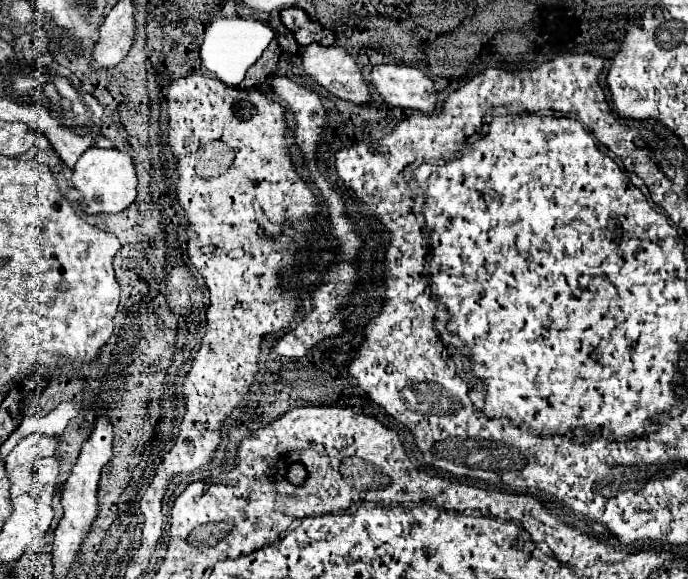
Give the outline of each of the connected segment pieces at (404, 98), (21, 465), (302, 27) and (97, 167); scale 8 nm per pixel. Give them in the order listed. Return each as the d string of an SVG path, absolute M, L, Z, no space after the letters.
M375 65L371 87L387 105L399 109L431 113L437 103L433 81L409 65Z
M39 435L23 437L5 459L5 471L11 481L9 495L17 497L27 493L33 485L33 475L31 475L33 463L41 457L55 455L55 451L57 451L57 439L53 437L47 435L41 435L41 439Z
M299 7L283 9L281 11L281 21L295 35L299 45L309 45L309 43L331 45L335 41L331 31L327 31L319 23L311 21L309 15L303 9L299 9Z
M87 149L77 165L73 167L73 187L81 193L81 205L85 207L85 215L99 215L99 213L119 213L127 205L131 205L137 197L137 175L133 169L133 159L117 149Z

